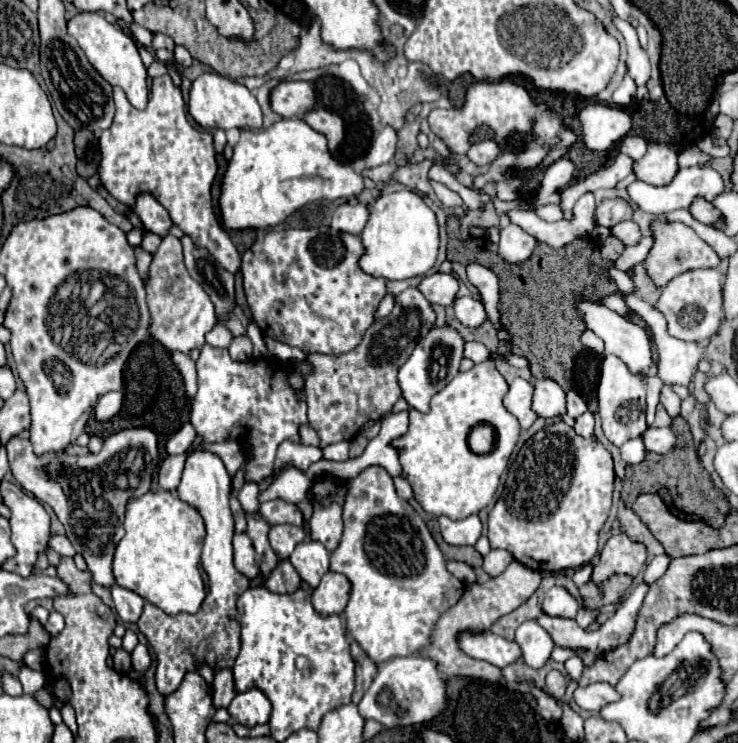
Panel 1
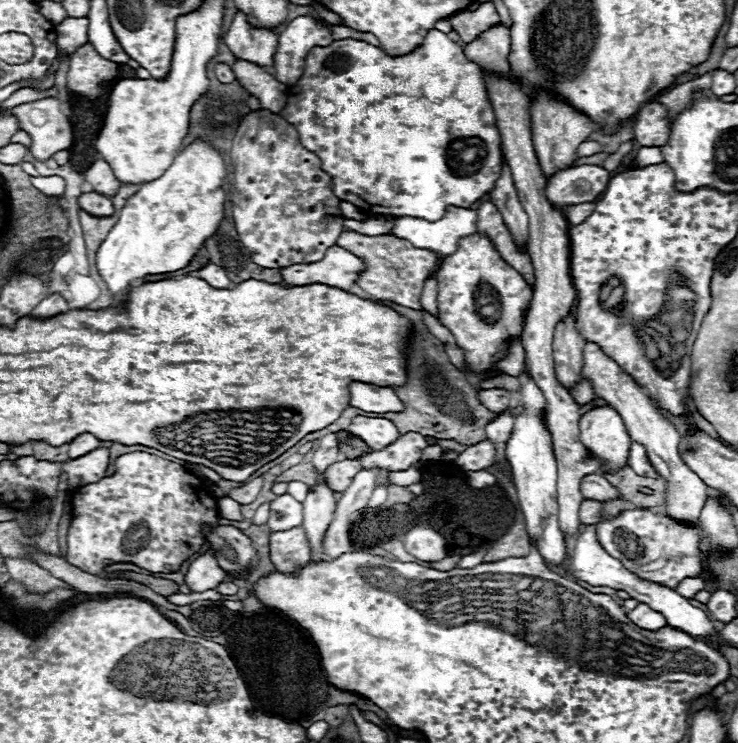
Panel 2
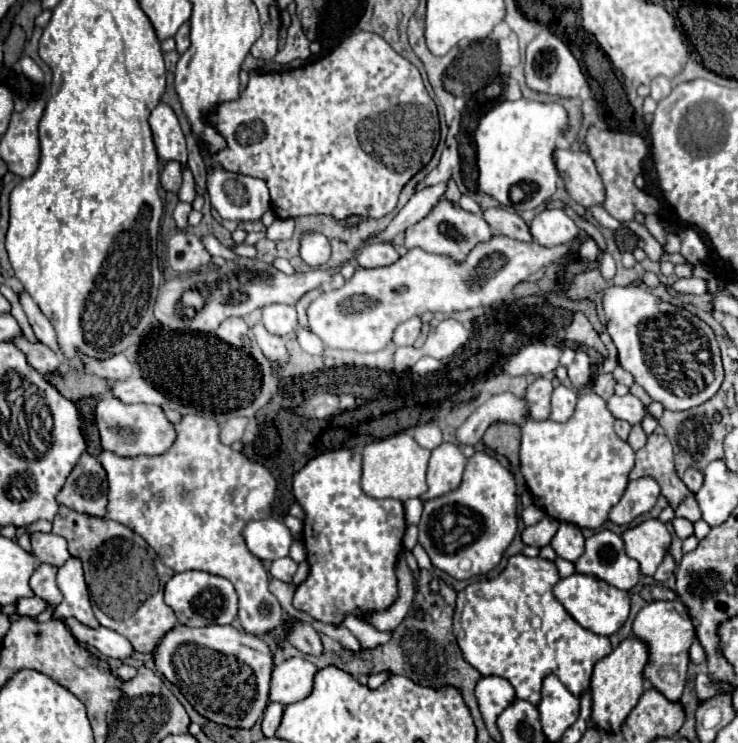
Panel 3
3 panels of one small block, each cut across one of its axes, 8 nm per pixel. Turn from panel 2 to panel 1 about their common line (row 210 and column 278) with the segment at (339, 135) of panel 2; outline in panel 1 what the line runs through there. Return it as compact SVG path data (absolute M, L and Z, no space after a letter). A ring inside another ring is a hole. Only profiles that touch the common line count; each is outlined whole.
M204 344L196 362L198 392L192 400L190 422L206 442L236 440L254 460L246 468L246 480L260 482L272 476L276 448L282 440L300 442L298 426L306 424L304 394L286 384L286 370L274 370L270 364L280 364L270 358L232 362L226 348Z

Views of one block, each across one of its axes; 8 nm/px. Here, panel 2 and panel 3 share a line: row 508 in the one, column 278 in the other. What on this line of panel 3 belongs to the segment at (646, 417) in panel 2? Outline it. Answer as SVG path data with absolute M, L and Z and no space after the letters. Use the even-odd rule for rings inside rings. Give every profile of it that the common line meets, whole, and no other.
M288 658L280 662L272 672L270 700L282 704L304 700L312 692L316 672L318 668L304 658Z

